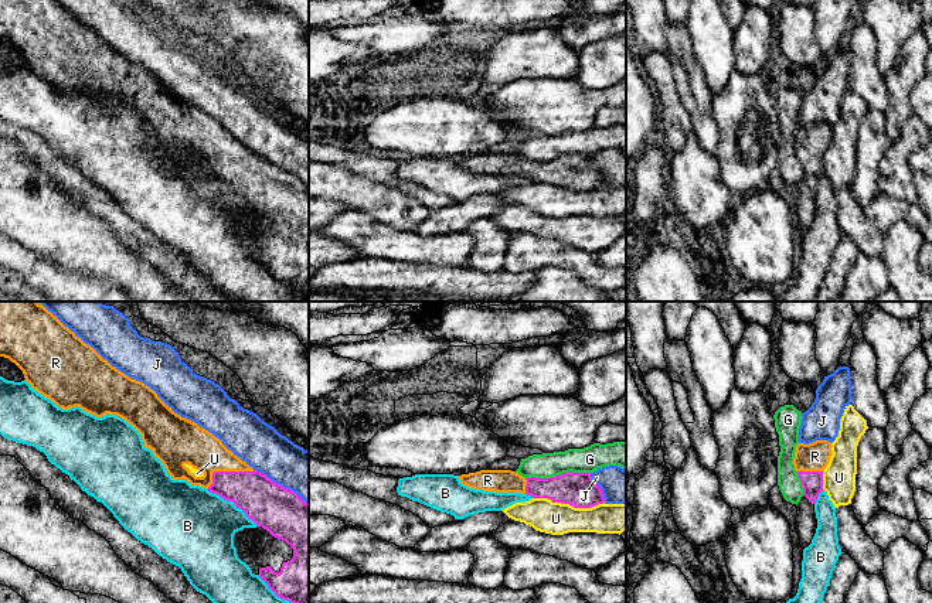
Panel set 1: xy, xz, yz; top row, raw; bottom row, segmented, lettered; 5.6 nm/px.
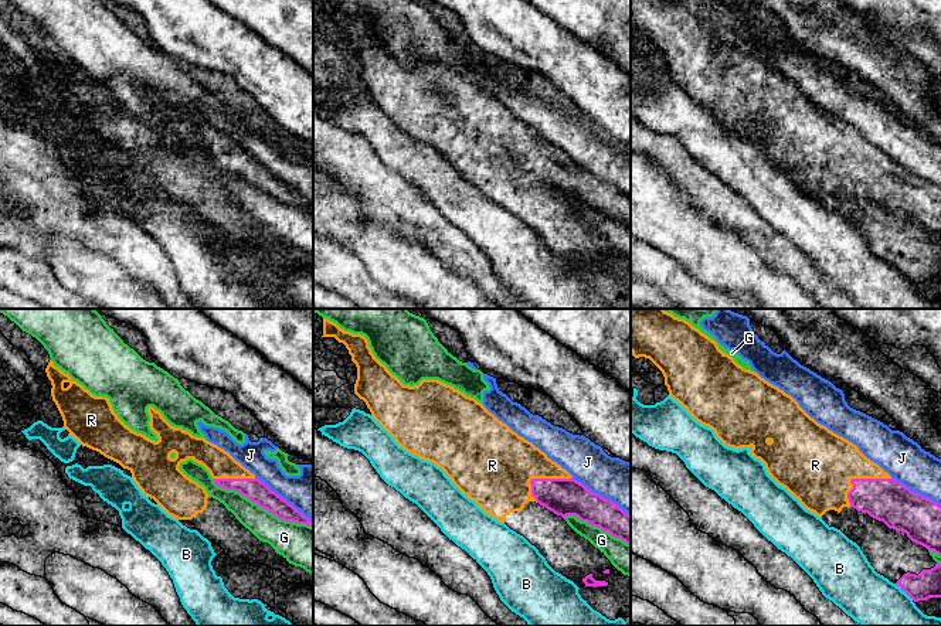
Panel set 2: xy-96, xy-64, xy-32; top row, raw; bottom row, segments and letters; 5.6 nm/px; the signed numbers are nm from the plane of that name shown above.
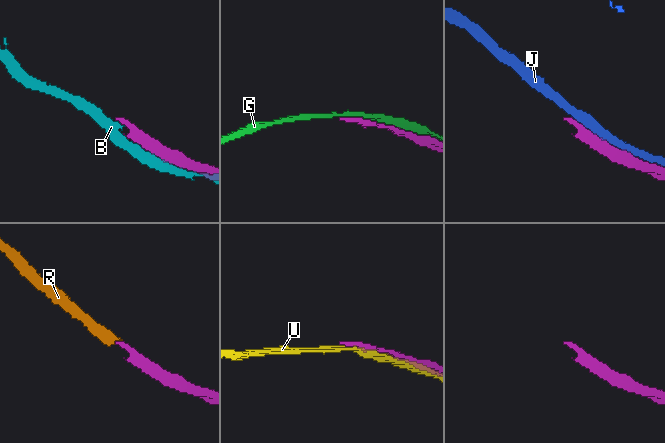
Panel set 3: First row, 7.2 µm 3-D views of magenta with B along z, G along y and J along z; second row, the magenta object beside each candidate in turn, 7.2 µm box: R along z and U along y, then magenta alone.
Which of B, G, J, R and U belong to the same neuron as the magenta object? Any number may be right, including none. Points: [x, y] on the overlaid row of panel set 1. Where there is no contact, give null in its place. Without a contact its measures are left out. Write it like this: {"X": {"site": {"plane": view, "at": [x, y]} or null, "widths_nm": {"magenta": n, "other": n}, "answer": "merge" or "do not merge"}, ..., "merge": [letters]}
{"B": {"site": {"plane": "xy", "at": [232, 501]}, "widths_nm": {"magenta": 260, "other": 420}, "answer": "do not merge"}, "G": {"site": {"plane": "xz", "at": [557, 476]}, "widths_nm": {"magenta": 190, "other": 150}, "answer": "do not merge"}, "J": {"site": {"plane": "xy", "at": [281, 486]}, "widths_nm": {"magenta": 280, "other": 260}, "answer": "do not merge"}, "R": {"site": {"plane": "xy", "at": [225, 472]}, "widths_nm": {"magenta": 240, "other": 220}, "answer": "merge"}, "U": {"site": {"plane": "xz", "at": [568, 503]}, "widths_nm": {"magenta": 190, "other": 190}, "answer": "do not merge"}, "merge": ["R"]}

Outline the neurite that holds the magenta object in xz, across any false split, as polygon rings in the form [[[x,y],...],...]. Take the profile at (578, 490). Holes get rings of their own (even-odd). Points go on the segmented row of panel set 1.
[[[480,470],[458,477],[462,484],[474,490],[520,493],[575,508],[591,508],[605,502],[602,490],[595,484],[591,473],[569,471],[548,478],[524,478],[511,470]]]

